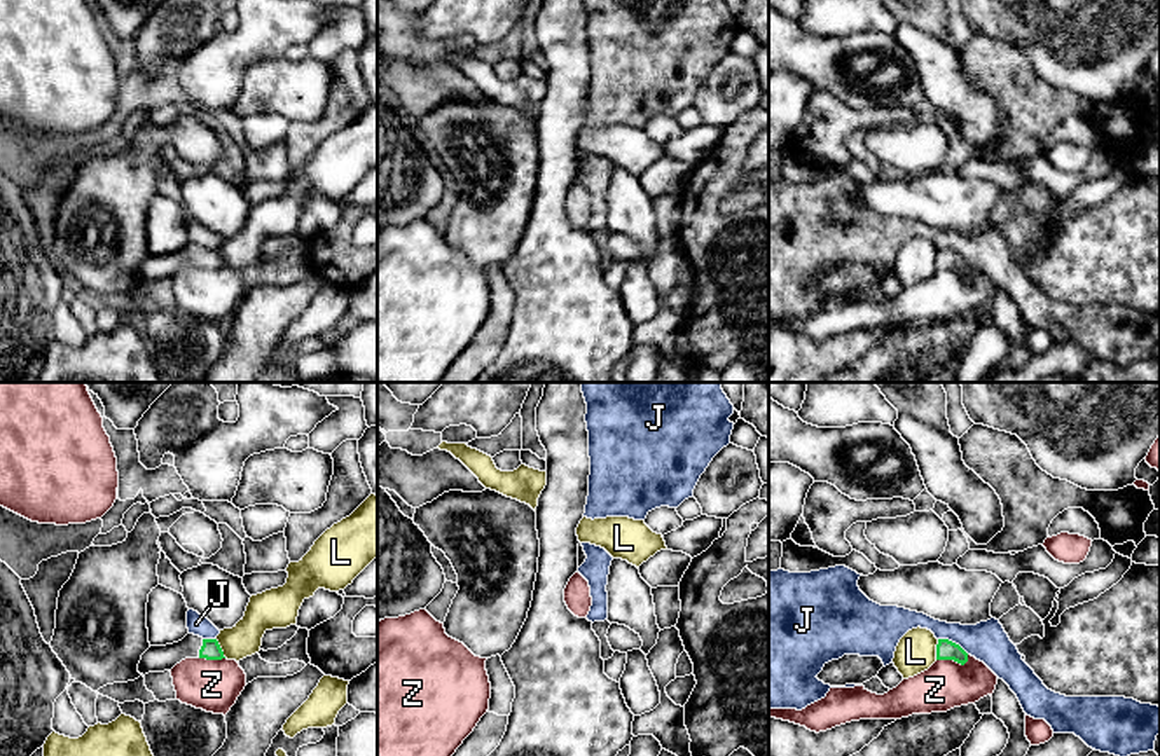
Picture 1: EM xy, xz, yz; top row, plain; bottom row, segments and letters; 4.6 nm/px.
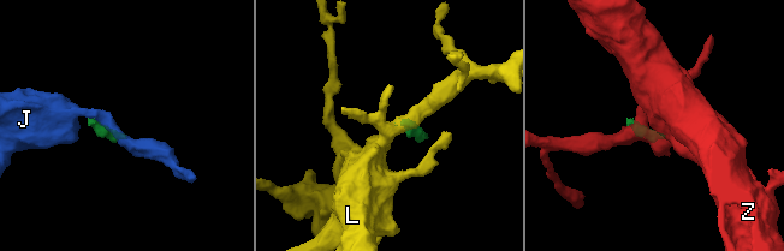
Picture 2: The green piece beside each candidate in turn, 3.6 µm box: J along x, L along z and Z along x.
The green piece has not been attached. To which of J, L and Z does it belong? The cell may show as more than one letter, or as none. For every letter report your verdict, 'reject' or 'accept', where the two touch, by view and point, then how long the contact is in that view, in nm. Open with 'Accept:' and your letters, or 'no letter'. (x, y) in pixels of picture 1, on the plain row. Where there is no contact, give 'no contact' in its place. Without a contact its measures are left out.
Accept: no letter
J: reject; meets green in yz at (954, 252); contact 160 nm long
L: reject; meets green in yz at (937, 259); contact 100 nm long
Z: reject; meets green in yz at (954, 269); contact 150 nm long

